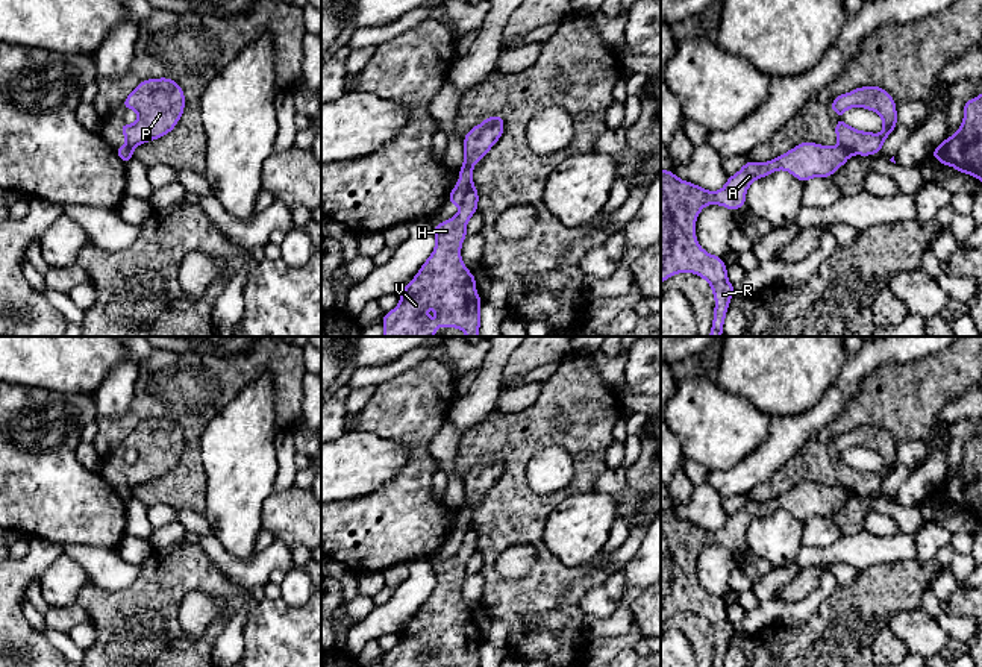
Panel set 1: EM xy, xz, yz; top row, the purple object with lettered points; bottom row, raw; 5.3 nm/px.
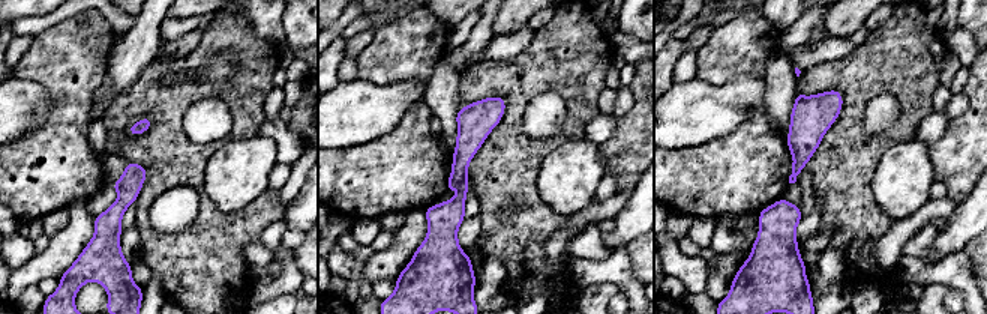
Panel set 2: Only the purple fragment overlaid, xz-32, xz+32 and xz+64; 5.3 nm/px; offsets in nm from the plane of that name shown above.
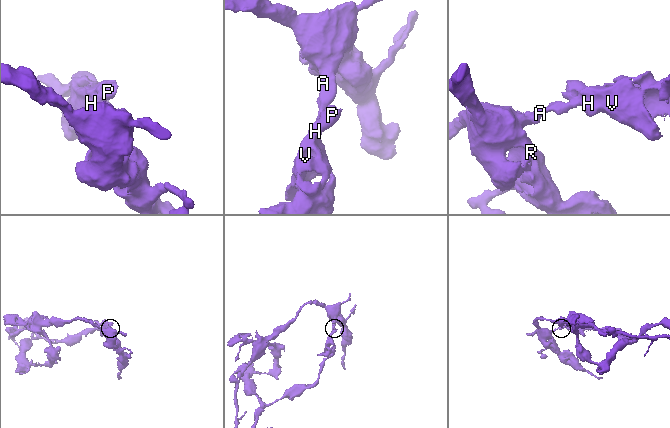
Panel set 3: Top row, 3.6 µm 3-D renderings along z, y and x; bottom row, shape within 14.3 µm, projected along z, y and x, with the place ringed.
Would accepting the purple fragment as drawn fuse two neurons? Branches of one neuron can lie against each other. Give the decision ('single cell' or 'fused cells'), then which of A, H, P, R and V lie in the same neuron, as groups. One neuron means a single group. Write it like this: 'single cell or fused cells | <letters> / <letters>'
fused cells | A R / H P V

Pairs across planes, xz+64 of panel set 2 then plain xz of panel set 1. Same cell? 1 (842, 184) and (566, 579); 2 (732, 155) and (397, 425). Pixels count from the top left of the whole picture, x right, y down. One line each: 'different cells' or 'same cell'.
1: same cell
2: same cell

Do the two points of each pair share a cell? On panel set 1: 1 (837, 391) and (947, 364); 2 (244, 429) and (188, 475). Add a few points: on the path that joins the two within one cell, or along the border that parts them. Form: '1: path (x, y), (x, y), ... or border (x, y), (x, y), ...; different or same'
1: border (888, 364), (875, 369), (863, 381), (840, 416); different
2: border (206, 428), (199, 441), (205, 497); different

